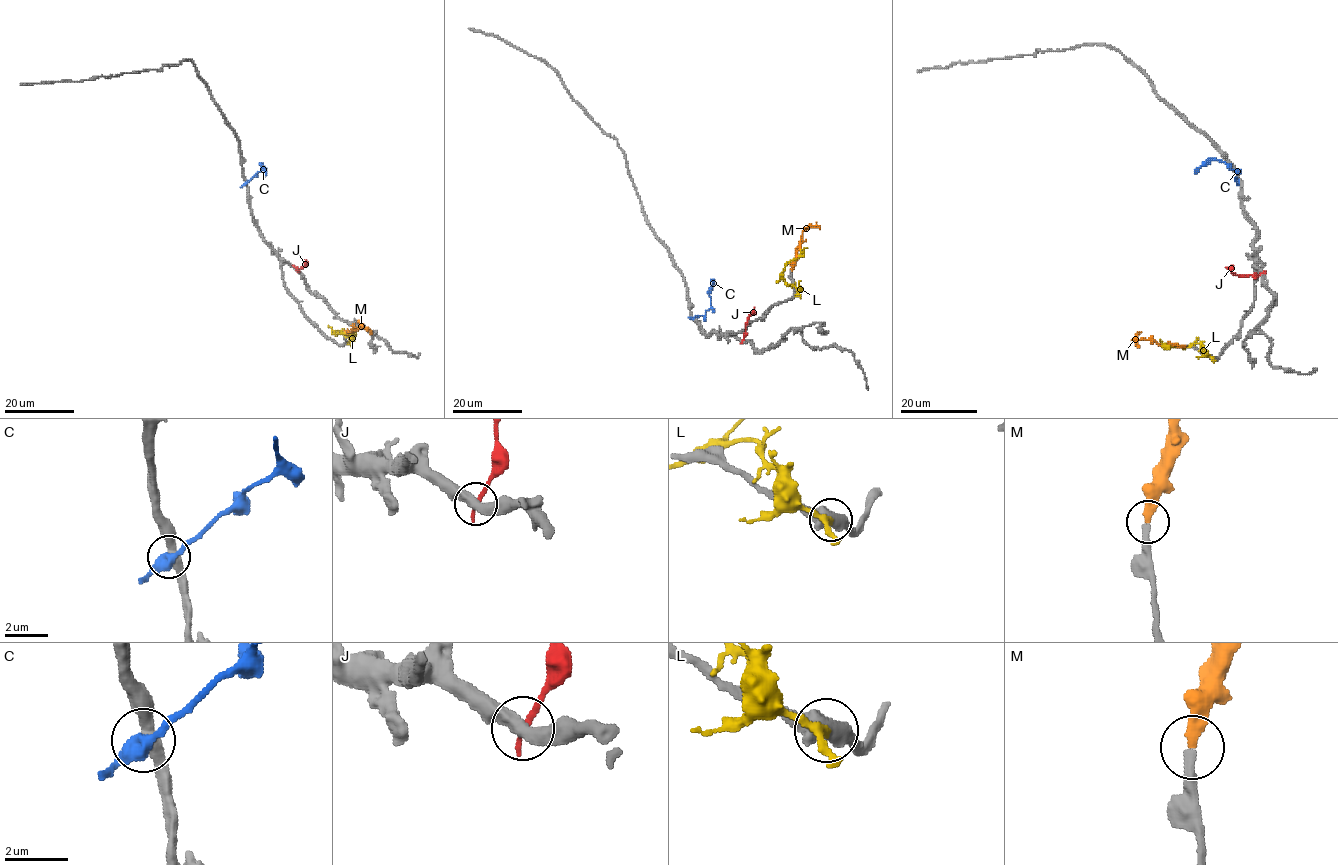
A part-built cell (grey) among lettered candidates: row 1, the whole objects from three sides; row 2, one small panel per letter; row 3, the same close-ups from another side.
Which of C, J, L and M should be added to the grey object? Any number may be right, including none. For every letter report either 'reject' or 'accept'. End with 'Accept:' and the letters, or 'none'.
C: reject
J: reject
L: reject
M: accept
Accept: M

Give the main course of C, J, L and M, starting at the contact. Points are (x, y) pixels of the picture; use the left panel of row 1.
C: (245, 183), (262, 169), (261, 163), (265, 172), (264, 176)
J: (293, 266), (300, 269), (306, 261)
L: (349, 343), (349, 337), (335, 332), (352, 333), (359, 327)
M: (343, 333), (355, 327), (366, 327), (372, 333)

